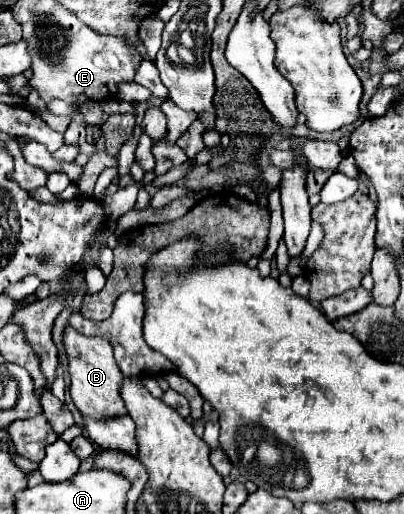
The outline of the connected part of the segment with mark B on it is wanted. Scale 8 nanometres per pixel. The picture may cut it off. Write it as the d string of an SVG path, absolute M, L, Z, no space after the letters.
M65 326L63 346L69 360L69 378L71 378L69 392L79 412L93 418L111 418L111 416L127 414L125 404L119 396L123 374L113 358L113 346L105 338L83 336L73 326Z

